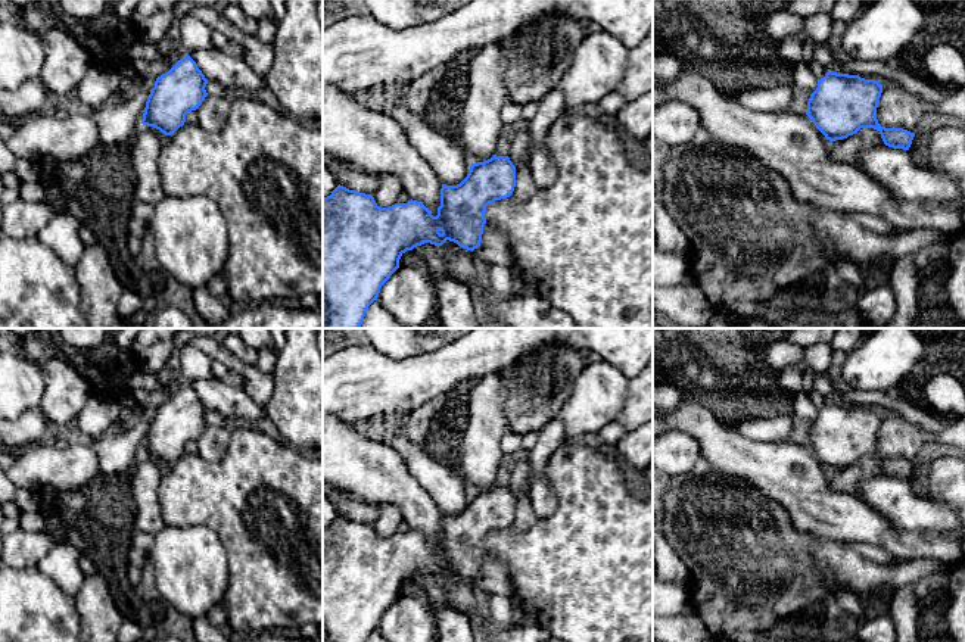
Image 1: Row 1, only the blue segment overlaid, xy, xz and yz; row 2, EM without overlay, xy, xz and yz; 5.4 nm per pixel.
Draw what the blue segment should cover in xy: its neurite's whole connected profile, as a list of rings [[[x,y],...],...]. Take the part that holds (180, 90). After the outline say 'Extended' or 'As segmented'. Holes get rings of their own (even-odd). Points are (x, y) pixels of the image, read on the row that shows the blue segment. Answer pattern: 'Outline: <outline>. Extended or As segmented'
Outline: [[[186,54],[168,72],[156,78],[141,124],[165,135],[174,134],[186,122],[186,115],[196,110],[208,96],[208,80],[196,62]]]. As segmented

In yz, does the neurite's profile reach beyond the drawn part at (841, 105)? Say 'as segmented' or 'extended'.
as segmented

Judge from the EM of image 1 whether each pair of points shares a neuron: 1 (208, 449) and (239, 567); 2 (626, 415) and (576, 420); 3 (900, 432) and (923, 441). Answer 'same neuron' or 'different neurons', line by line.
1: different neurons
2: different neurons
3: same neuron

